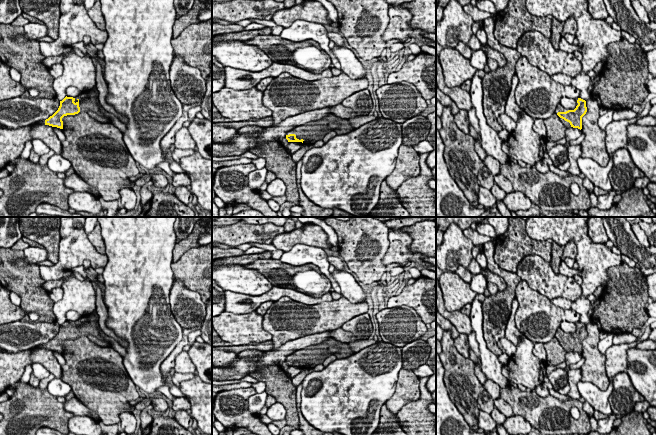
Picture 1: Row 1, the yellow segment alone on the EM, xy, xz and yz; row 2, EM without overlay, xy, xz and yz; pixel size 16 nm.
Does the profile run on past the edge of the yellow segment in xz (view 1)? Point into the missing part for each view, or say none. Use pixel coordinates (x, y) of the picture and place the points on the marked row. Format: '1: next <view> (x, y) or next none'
1: next none

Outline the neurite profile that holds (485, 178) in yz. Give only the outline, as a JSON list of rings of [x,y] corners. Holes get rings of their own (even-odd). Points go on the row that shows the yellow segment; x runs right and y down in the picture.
[[[485,165],[479,171],[477,175],[477,181],[478,181],[479,186],[482,186],[483,188],[486,188],[488,190],[491,190],[491,188],[495,184],[494,176]]]

